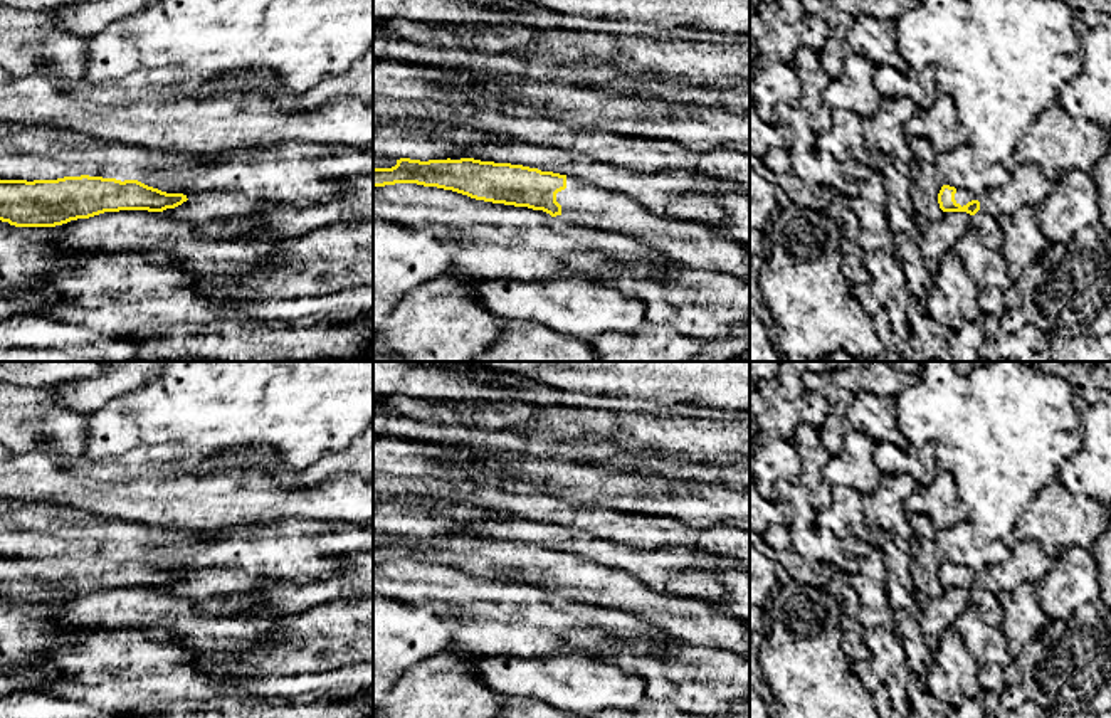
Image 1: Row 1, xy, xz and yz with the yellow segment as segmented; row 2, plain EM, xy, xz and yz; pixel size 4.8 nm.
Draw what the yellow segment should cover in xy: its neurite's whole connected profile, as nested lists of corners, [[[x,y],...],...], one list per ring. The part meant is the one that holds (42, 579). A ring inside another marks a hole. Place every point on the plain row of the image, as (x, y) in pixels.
[[[64,553],[57,557],[0,557],[0,597],[15,604],[55,604],[104,589],[163,589],[187,578],[138,557]]]

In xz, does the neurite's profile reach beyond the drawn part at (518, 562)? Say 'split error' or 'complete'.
split error

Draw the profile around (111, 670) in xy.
[[[76,629],[69,641],[61,641],[39,664],[52,664],[61,674],[45,681],[39,693],[69,701],[81,701],[101,710],[133,710],[160,698],[203,700],[219,698],[212,686],[215,676],[200,673],[195,666],[197,651],[180,646],[171,634],[153,634],[136,629]]]

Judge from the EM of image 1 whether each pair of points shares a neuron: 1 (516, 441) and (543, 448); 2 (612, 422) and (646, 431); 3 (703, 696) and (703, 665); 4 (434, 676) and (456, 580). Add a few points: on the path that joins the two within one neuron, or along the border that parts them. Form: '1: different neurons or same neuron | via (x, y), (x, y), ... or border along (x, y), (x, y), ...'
1: same neuron | via (523, 441), (537, 446)
2: same neuron | via (621, 427), (637, 429)
3: same neuron | via (703, 688), (703, 673)
4: different neurons | border along (452, 648), (474, 656)

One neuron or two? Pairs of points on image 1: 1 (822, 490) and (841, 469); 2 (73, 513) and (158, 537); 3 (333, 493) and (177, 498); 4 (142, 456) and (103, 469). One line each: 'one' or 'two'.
1: two
2: one
3: one
4: one

